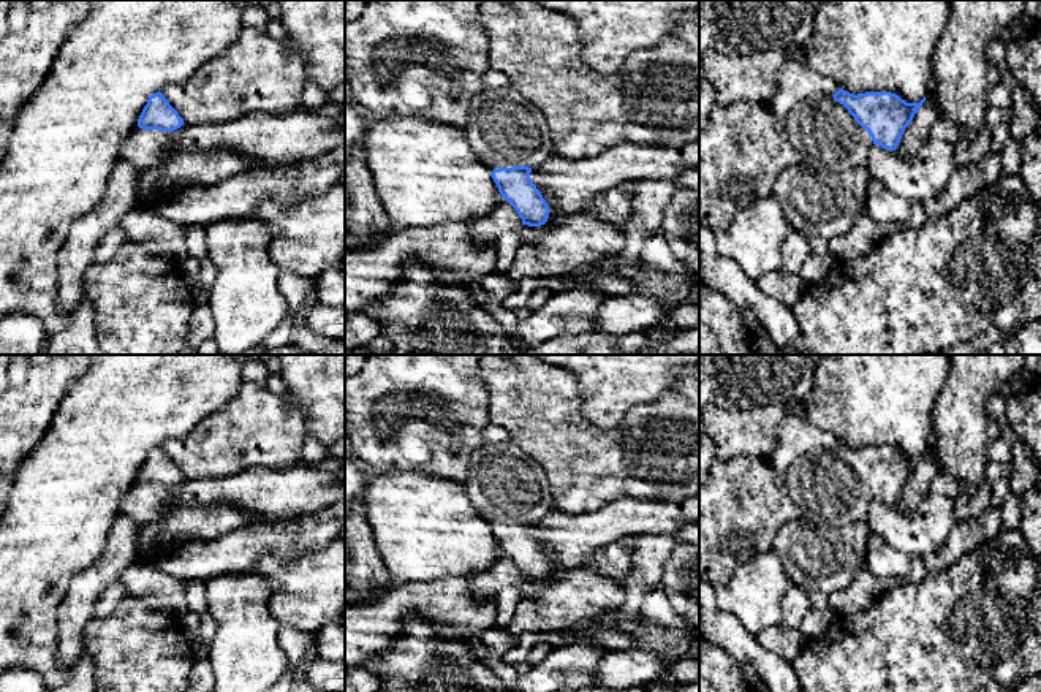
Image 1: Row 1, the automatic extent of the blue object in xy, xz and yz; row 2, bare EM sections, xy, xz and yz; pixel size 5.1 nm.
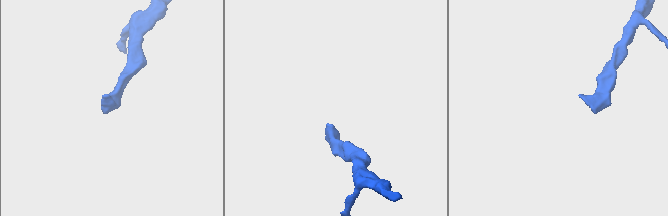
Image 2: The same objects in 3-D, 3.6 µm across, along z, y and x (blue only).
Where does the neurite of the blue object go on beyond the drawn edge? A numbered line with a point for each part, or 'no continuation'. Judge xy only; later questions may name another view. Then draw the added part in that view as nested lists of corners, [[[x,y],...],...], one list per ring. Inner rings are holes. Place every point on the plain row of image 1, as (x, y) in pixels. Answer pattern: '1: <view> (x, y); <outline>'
1: xy (144, 504); [[[136,481],[120,502],[120,515],[131,518],[141,526],[158,521],[166,505],[168,492],[184,485],[184,481],[174,486],[142,485]]]

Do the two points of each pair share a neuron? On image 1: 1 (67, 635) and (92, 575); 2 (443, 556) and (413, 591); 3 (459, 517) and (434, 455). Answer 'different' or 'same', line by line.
1: same
2: different
3: different

